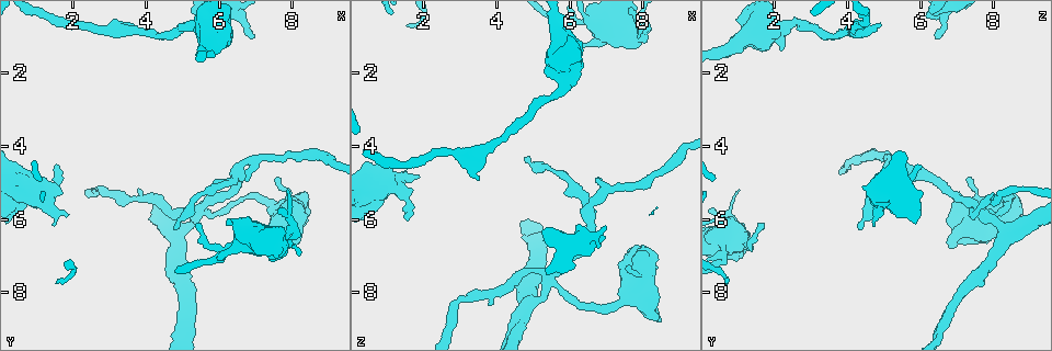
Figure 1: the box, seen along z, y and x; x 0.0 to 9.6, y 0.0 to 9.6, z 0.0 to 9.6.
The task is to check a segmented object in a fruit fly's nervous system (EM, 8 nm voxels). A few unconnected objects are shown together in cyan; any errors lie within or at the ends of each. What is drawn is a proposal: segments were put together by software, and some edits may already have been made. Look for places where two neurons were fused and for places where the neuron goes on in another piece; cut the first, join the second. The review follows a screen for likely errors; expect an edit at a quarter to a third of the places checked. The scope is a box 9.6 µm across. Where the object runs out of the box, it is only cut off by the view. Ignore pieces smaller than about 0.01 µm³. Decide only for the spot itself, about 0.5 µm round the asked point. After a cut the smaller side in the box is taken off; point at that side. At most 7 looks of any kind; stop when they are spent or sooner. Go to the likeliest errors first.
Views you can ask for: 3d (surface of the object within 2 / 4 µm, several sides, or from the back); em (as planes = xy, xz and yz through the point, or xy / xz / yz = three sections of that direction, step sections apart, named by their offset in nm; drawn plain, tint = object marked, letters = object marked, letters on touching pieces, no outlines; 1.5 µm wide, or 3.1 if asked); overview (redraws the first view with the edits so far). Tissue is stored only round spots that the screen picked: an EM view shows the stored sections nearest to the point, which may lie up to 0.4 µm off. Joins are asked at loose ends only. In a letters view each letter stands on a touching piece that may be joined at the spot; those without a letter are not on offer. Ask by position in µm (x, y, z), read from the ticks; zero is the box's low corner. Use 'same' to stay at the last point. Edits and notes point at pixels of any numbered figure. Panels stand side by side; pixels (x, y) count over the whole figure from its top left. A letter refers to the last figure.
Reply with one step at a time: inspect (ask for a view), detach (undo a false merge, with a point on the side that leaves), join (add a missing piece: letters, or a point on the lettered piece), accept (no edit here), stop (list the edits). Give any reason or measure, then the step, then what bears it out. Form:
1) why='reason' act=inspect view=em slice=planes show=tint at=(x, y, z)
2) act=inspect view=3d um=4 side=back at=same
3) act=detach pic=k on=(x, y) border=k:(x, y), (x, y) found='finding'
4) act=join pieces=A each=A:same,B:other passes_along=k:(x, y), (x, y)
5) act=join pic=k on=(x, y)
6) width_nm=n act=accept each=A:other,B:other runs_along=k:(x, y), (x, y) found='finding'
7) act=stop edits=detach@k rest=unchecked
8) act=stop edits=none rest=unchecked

why='calibre changes' act=inspect view=em slice=xz step=8 show=letters at=(7.95, 6.20, 1.05)

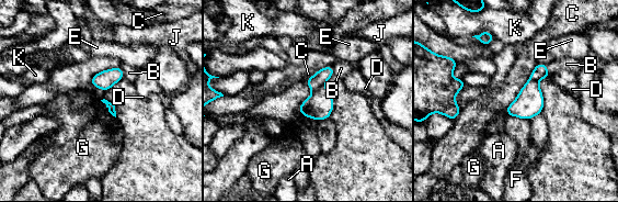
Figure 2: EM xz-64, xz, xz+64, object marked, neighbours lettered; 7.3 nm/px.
act=detach pic=2 on=(320, 78) each=A:other,B:other,C:other,D:other,E:other,F:other,G:other,J:other,K:other found='two neurons meet here'

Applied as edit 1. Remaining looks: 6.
why='redraw' act=inspect view=overview

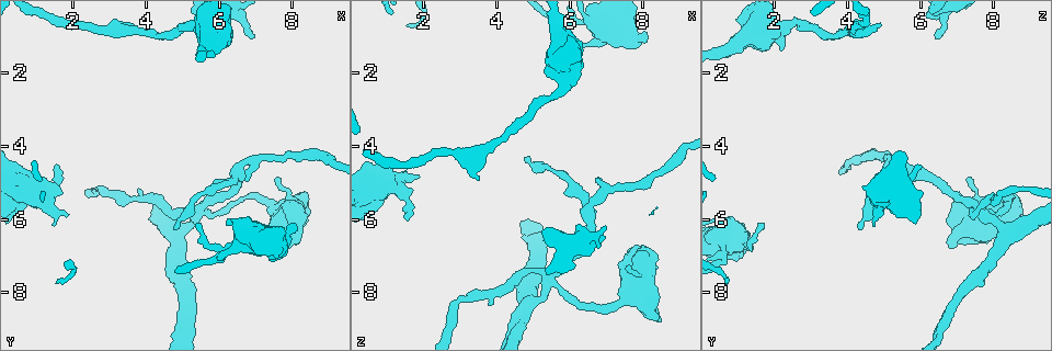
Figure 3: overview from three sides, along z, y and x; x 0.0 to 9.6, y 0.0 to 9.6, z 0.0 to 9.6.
why='sharp bend' act=inspect view=3d um=4 at=(5.50, 5.85, 7.65)

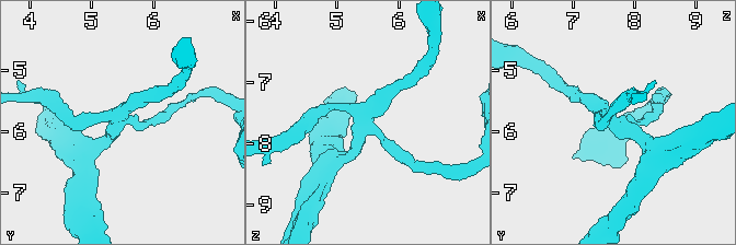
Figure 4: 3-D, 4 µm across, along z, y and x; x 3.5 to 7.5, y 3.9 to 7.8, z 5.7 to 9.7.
arms=4 act=inspect view=em slice=planes show=letters at=(5.45, 5.85, 7.70)

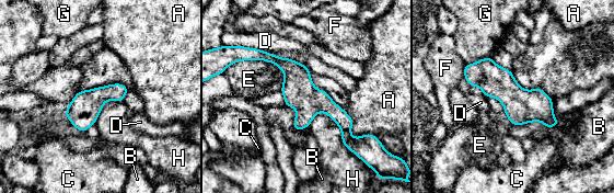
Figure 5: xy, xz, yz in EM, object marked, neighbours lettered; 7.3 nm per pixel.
width_nm=240 act=accept each=A:other,B:other,C:other,D:other,E:other,F:other,G:other,H:other border=5:(240, 60), (274, 63), (280, 90) found='all the same neuron'

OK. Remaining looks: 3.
act=stop edits=detach@2 rest=unchecked

